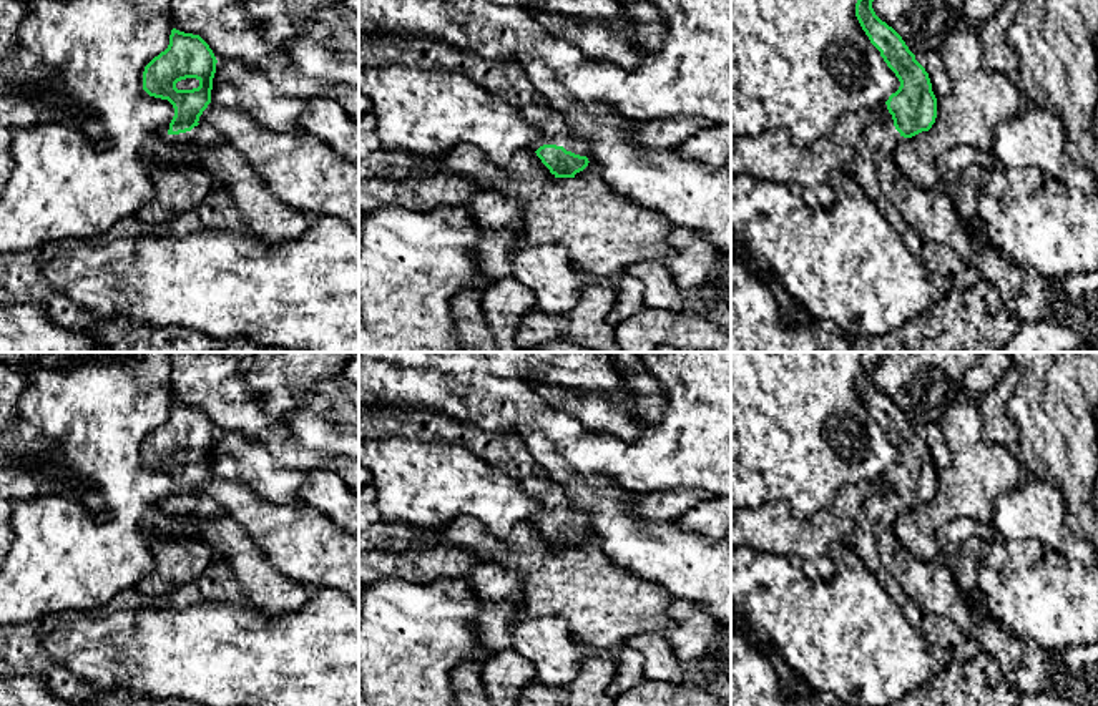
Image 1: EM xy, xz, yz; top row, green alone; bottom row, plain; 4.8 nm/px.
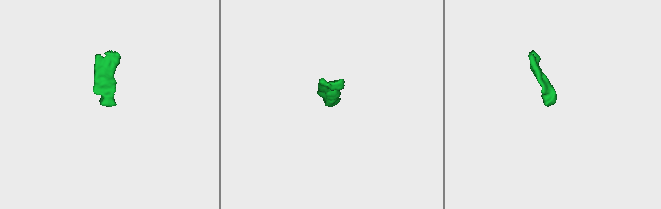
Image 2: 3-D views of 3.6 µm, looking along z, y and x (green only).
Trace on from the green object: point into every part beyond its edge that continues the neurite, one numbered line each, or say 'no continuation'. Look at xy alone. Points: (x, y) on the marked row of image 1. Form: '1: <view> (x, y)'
1: xy (201, 135)

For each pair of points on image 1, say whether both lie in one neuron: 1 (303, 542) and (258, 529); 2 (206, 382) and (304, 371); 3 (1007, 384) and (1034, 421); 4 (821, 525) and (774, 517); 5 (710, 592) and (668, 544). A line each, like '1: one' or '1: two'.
1: one
2: two
3: two
4: one
5: one

